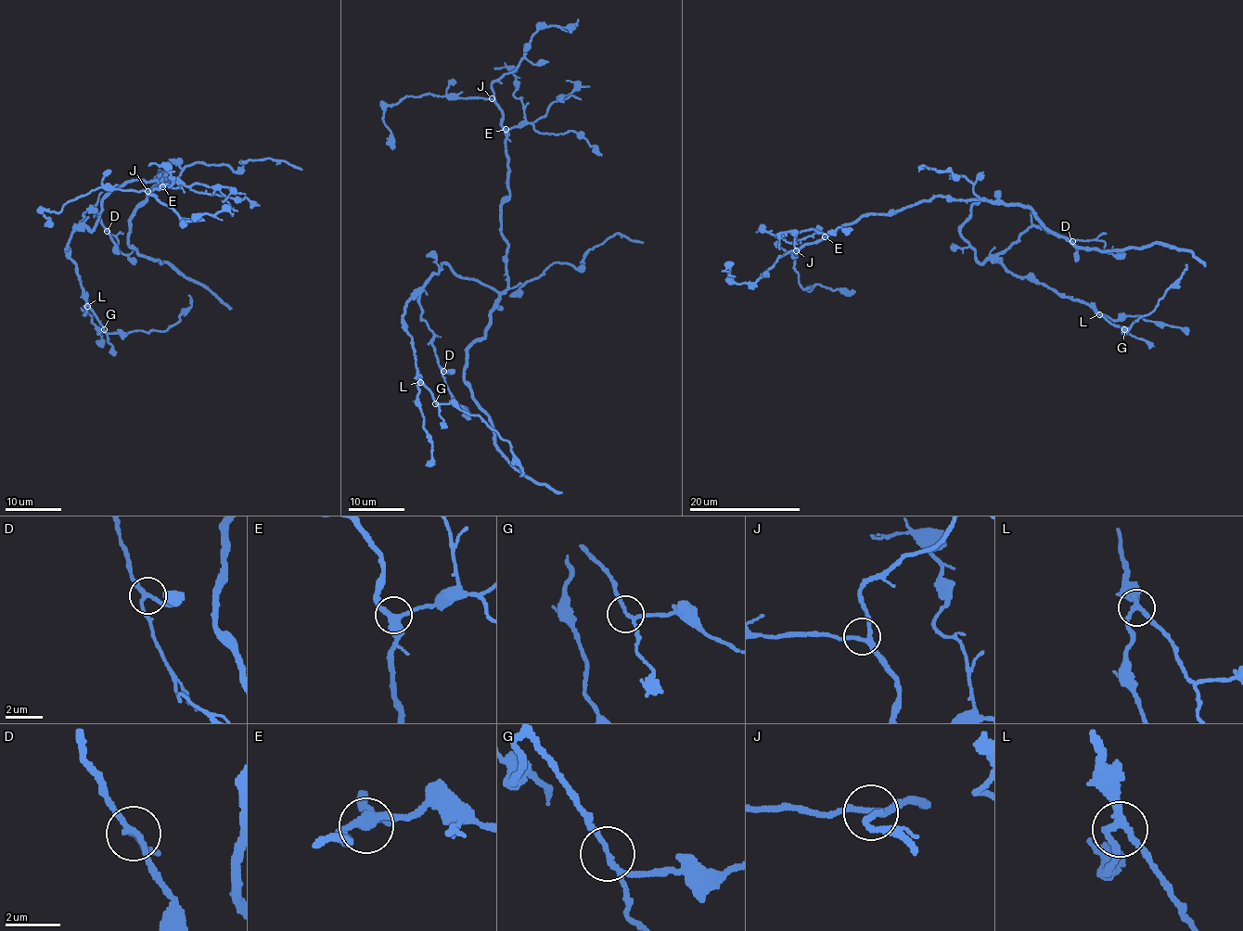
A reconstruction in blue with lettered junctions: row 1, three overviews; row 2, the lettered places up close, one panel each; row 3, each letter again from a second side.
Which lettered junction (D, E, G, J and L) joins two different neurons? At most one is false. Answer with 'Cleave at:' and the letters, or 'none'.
Cleave at: none

